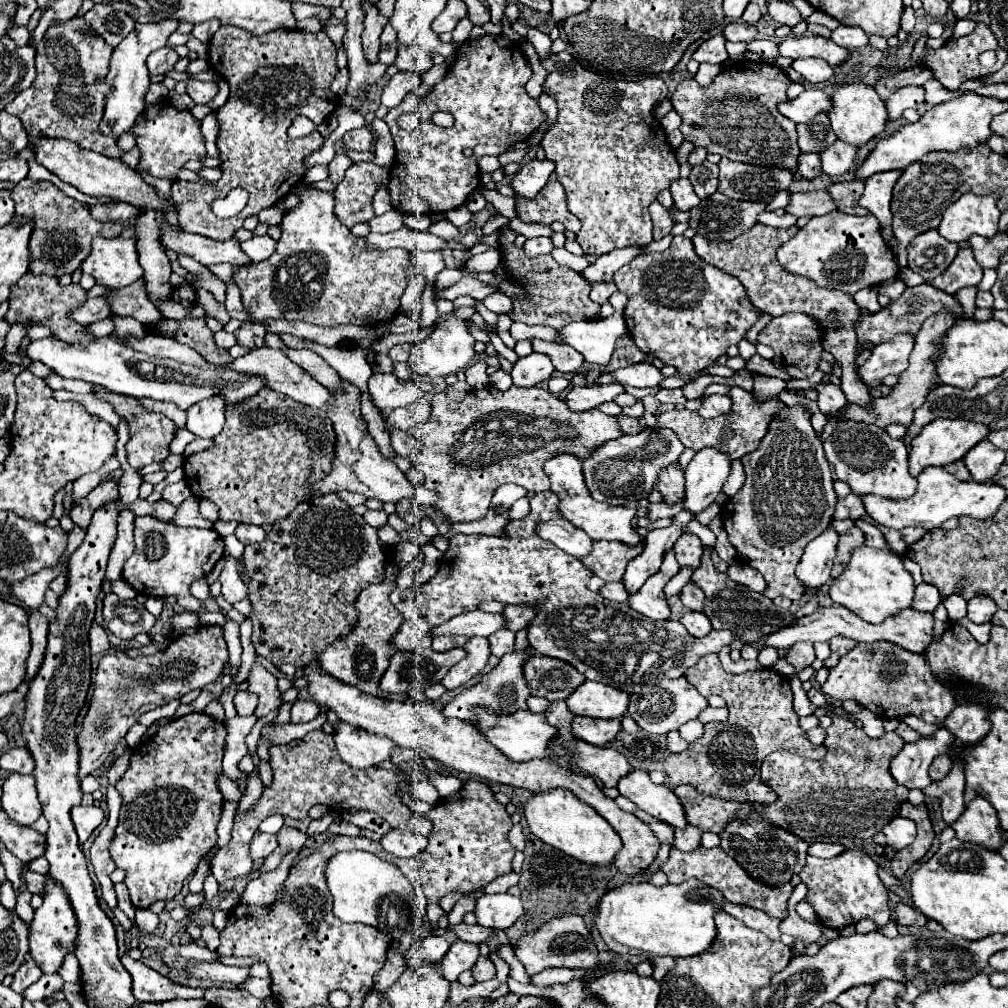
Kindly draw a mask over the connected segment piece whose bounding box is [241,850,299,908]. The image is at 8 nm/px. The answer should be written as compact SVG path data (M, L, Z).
M289 852L281 866L269 874L263 876L263 880L251 880L241 896L241 904L249 904L249 906L271 906L273 900L275 900L275 894L277 894L277 888L287 880L289 876L289 870L293 866L293 860L299 852Z

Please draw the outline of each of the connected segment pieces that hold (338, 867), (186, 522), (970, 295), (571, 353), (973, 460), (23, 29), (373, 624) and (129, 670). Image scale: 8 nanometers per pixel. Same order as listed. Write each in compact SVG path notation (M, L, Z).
M341 852L327 864L327 886L335 900L333 914L343 922L361 922L385 934L415 932L425 916L425 896L415 888L397 866L379 860L369 852Z
M189 496L179 508L177 508L177 514L175 514L175 522L179 526L199 526L199 528L213 528L213 522L211 520L205 520L201 514L199 514L199 500Z
M961 288L955 296L959 298L959 302L961 302L961 306L963 306L963 316L965 318L969 318L969 316L973 316L973 312L975 312L975 294L977 294L977 288Z
M533 338L531 344L533 344L535 352L547 354L551 358L555 370L559 370L559 372L575 372L583 364L583 356L567 344L545 342L545 340L537 340L537 338Z
M987 438L983 442L979 442L977 446L973 446L965 458L963 458L965 466L971 472L971 478L975 482L989 482L1001 468L1001 464L1005 462L1005 452L995 448Z
M11 20L11 26L9 26L9 30L7 30L7 34L13 38L13 42L17 44L17 46L23 46L23 44L27 44L29 42L29 30L27 30L27 26L17 26L15 24L15 20Z
M385 578L383 582L361 590L355 602L355 610L359 612L359 616L353 630L345 638L337 638L333 644L329 644L319 658L319 664L327 674L351 686L357 686L365 694L373 694L381 698L389 698L389 694L379 690L379 680L389 666L389 658L395 654L393 638L397 636L397 630L403 624L401 612L389 600L389 594L393 592L393 588L397 588L395 582Z
M201 626L199 634L183 634L175 638L165 652L151 656L131 658L121 650L105 654L97 666L89 710L77 732L79 778L101 770L105 760L121 746L127 730L139 722L141 714L215 682L227 660L221 626Z

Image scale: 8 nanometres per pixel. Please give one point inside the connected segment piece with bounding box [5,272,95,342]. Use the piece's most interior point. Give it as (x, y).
(41, 300)

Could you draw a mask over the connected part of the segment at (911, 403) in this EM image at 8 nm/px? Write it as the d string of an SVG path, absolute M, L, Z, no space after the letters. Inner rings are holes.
M937 312L937 314L929 316L915 336L915 348L909 357L909 368L901 374L899 384L893 388L893 394L889 394L885 398L873 398L869 406L847 404L837 414L827 416L827 420L835 420L835 422L851 420L851 422L861 422L861 424L875 424L879 428L885 428L893 422L909 426L913 420L913 412L925 402L925 396L933 388L937 388L937 372L933 370L933 358L937 358L937 354L941 354L941 340L945 338L945 332L953 324L955 324L955 318L949 312Z

